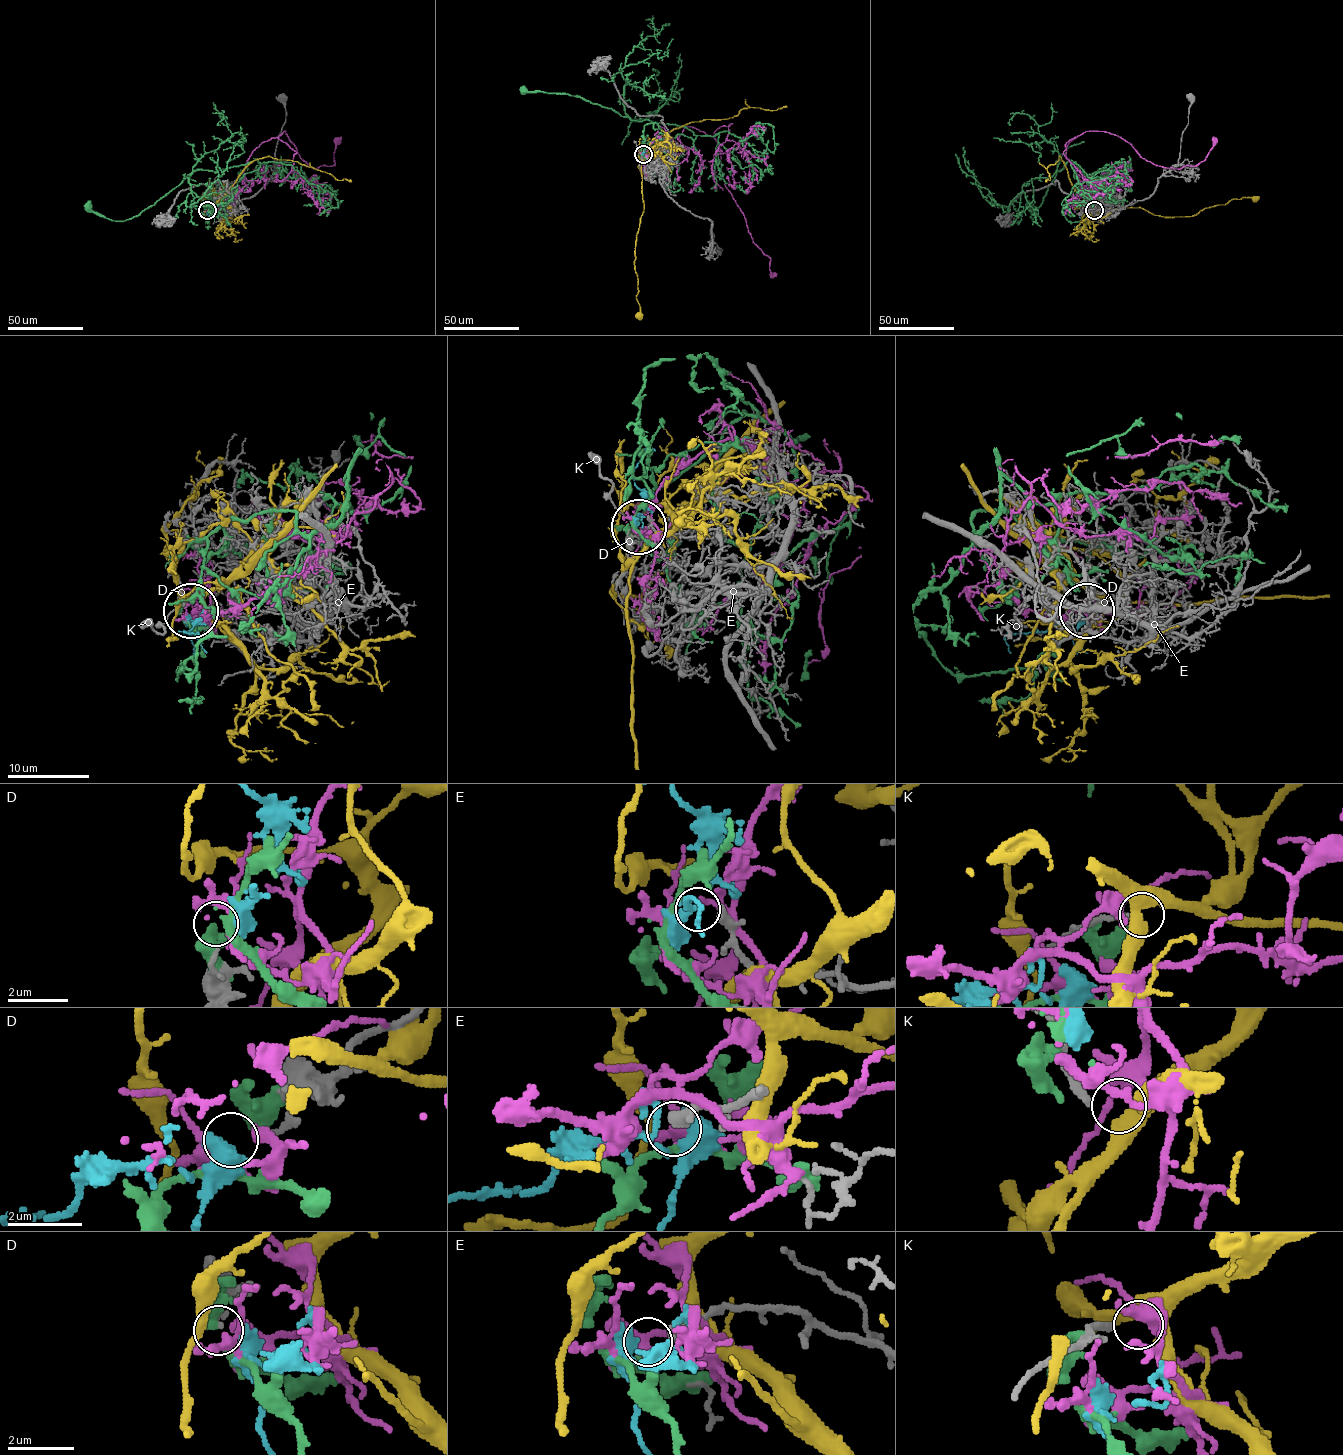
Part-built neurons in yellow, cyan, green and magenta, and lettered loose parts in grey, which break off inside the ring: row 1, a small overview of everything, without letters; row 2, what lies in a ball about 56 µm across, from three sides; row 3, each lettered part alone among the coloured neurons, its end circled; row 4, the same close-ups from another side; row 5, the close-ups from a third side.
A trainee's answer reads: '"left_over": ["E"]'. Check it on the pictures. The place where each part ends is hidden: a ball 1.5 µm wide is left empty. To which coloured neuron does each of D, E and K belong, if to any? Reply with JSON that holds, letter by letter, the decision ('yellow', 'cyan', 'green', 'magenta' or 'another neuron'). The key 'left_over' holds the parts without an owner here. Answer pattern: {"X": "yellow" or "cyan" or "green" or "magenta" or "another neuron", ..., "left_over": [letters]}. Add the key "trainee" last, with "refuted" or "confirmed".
{"D": "another neuron", "E": "another neuron", "K": "yellow", "left_over": ["D", "E"], "trainee": "refuted"}

